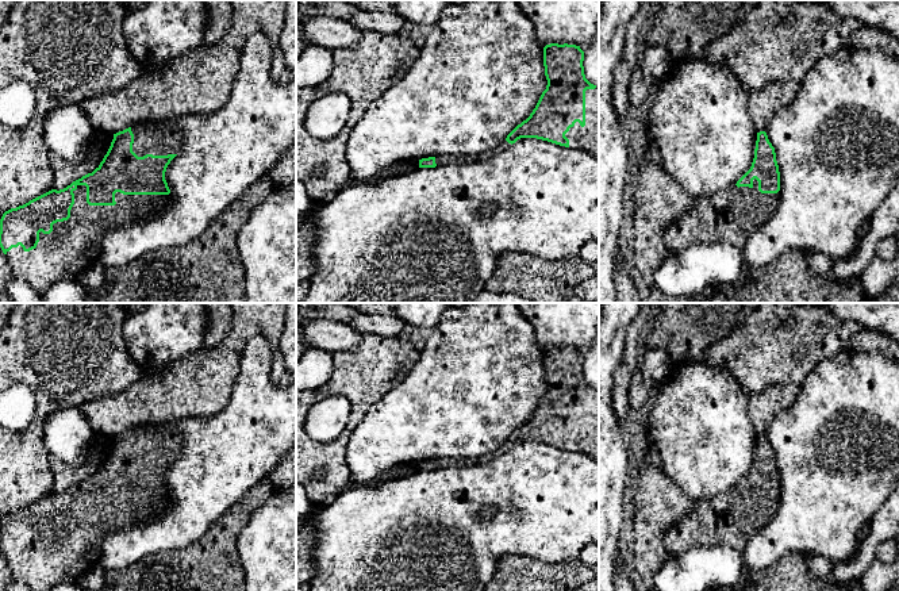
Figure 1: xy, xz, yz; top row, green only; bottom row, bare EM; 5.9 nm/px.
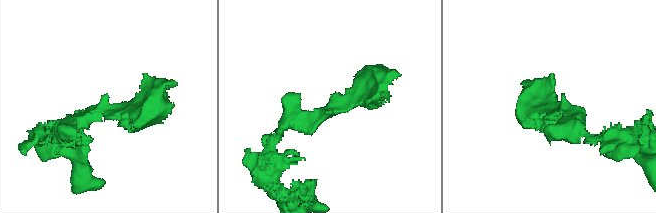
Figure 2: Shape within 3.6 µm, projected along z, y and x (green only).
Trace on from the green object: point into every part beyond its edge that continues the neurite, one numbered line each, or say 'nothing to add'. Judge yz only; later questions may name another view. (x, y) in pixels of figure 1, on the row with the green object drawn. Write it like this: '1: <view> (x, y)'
1: yz (732, 215)

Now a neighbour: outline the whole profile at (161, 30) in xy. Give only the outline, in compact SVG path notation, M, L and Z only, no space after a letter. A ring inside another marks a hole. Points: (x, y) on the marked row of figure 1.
M149 0L142 8L127 11L122 30L134 58L145 72L151 72L200 45L208 20L203 0Z

